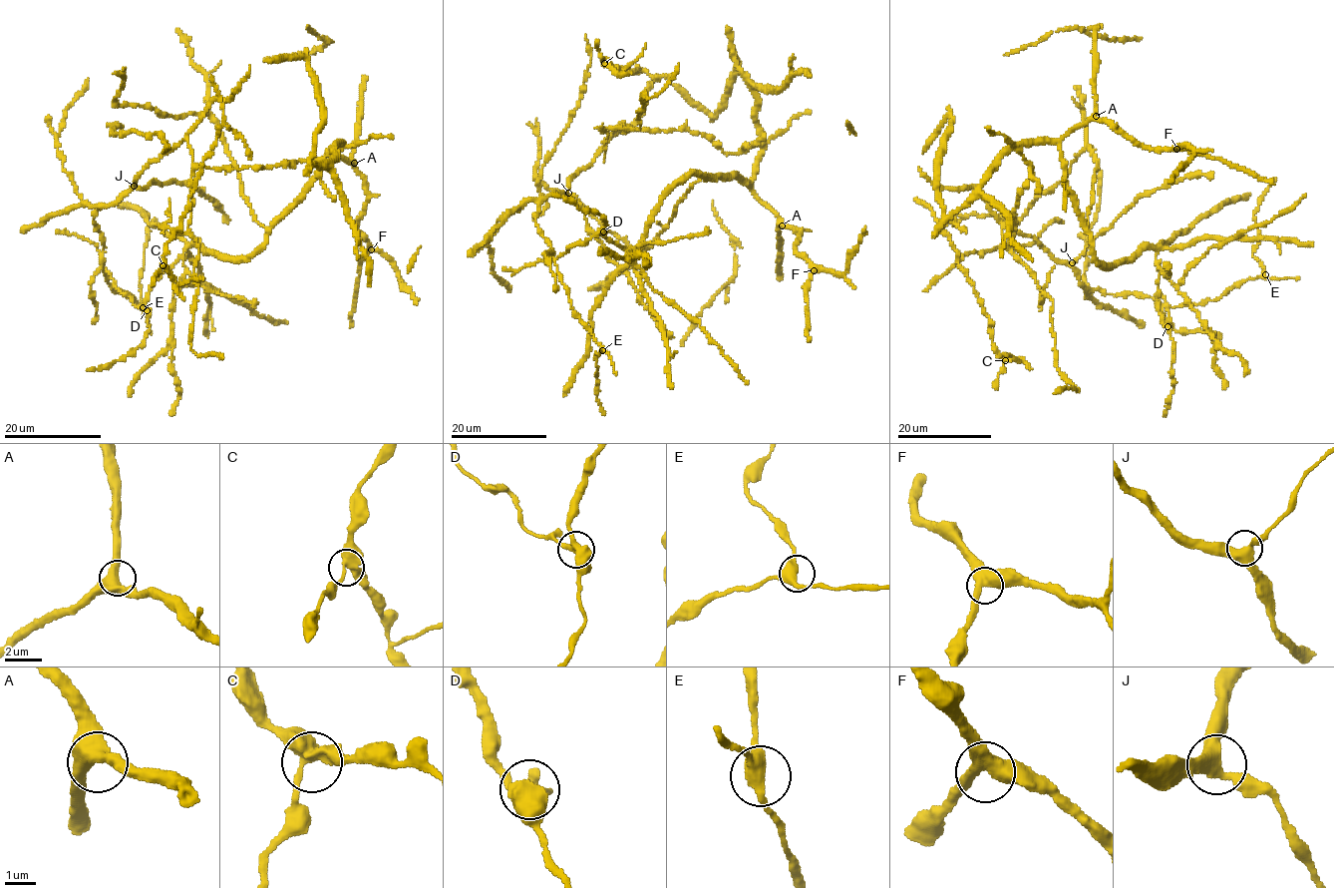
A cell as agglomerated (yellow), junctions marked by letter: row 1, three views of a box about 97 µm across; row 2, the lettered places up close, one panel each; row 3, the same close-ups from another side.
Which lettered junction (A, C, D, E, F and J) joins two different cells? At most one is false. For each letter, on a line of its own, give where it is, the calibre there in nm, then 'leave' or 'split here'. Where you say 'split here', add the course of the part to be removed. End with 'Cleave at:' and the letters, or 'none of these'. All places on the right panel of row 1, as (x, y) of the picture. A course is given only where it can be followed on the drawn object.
A: at (1096, 116); 480 nm thick; leave
C: at (1005, 360); 440 nm thick; leave
D: at (1167, 326); 440 nm thick; split here; foreign part runs (1167, 325), (1170, 326), (1165, 297), (1157, 294), (1160, 295), (1156, 300)
E: at (1265, 274); 400 nm thick; leave
F: at (1176, 149); 440 nm thick; leave
J: at (1072, 262); 420 nm thick; leave
Cleave at: D

